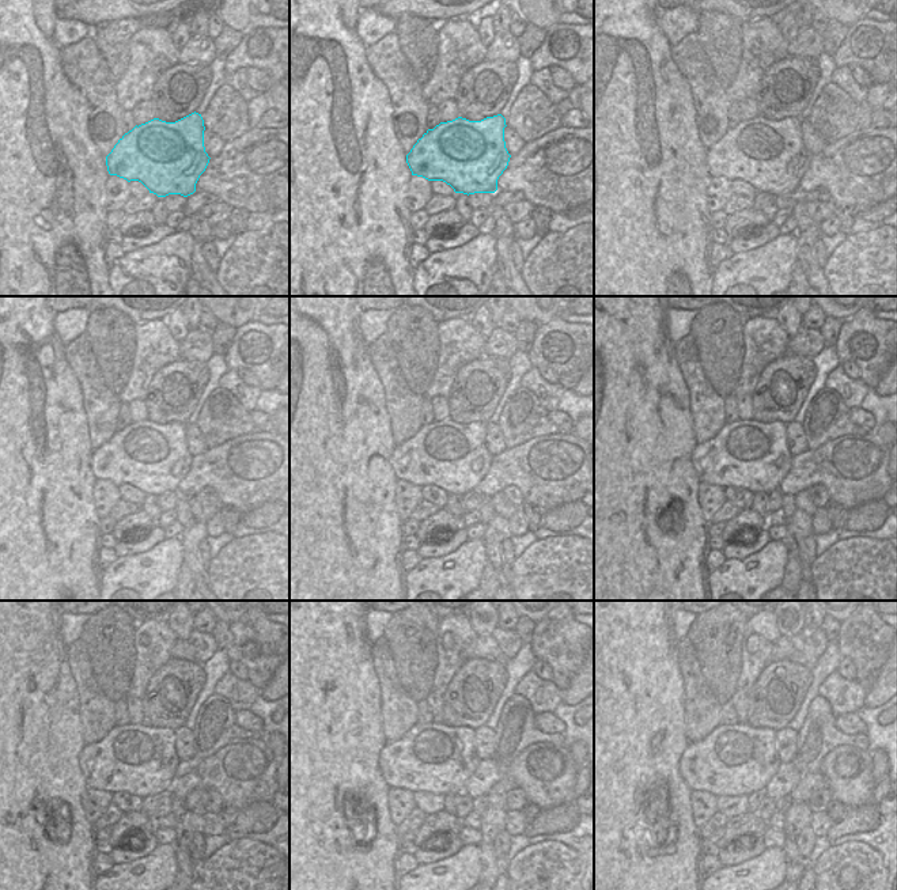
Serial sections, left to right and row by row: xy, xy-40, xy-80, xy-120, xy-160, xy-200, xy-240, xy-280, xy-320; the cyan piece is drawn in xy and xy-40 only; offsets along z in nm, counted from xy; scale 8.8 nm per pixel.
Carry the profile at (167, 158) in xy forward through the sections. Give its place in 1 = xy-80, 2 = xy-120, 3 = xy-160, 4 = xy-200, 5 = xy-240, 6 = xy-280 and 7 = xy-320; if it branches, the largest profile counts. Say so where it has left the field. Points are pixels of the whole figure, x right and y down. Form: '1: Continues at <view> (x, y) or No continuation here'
1: Continues at xy-80 (769, 155)
2: Continues at xy-120 (154, 458)
3: Continues at xy-160 (446, 454)
4: Continues at xy-200 (753, 455)
5: Continues at xy-240 (135, 758)
6: Continues at xy-280 (438, 758)
7: Continues at xy-320 (735, 760)

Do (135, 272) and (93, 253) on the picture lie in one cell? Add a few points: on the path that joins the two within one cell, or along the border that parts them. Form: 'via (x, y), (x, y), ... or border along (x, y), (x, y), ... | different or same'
border along (110, 265), (108, 281) | different

